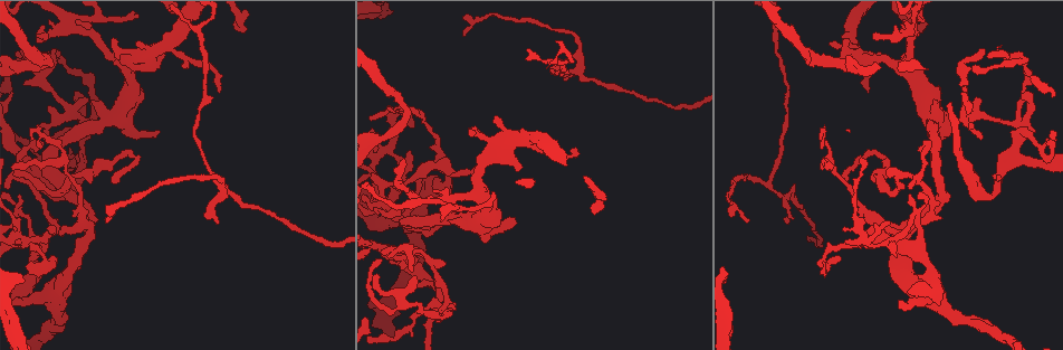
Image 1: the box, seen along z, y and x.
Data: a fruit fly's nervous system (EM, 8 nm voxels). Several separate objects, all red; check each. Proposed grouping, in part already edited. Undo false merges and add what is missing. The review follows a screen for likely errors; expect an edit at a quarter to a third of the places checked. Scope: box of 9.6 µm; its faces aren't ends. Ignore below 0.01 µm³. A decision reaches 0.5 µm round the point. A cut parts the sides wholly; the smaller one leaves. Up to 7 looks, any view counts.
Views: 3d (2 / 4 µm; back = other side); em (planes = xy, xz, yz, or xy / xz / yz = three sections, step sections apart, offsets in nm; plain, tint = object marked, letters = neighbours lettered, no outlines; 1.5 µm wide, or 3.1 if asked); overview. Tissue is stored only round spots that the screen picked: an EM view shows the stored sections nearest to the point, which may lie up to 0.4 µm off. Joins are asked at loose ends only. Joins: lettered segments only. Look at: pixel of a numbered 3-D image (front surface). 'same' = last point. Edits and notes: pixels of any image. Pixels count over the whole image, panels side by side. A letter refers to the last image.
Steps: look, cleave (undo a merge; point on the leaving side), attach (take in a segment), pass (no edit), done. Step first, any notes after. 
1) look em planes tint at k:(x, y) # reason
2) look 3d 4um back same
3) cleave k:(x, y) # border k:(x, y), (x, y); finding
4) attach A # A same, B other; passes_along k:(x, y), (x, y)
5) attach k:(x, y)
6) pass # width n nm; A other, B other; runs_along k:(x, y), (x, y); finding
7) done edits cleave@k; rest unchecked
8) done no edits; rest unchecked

look em xy step 8 tint at 1:(867, 90) # an open end

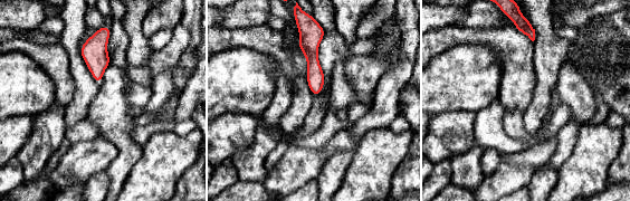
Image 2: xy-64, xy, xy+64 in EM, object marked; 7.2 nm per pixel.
look em planes letters same # cut it another way

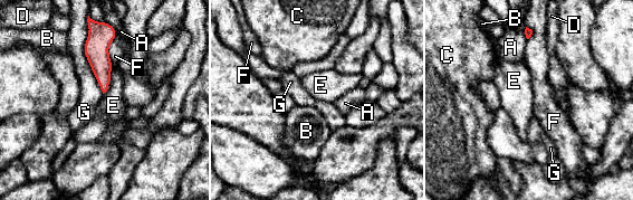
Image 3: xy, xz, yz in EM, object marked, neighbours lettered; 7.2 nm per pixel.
pass # A other, B other, C other, D other, E other, F other, G other; runs_along 3:(90, 22), (97, 30), (104, 88); none of them fits

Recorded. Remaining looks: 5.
look 3d 2um at 1:(462, 34) # branch stops here

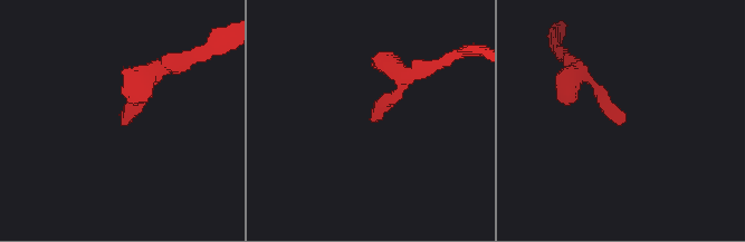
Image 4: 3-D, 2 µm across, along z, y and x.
look em yz step 4 letters at 4:(623, 123) # shape alone is not enough

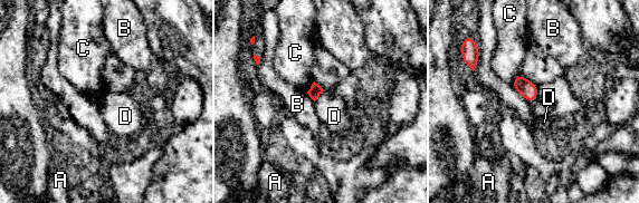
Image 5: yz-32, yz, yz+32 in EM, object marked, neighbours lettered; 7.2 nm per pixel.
pass # A other, B other, C other, D other; border 5:(324, 90), (314, 100); none of them fits

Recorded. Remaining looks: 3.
look em yz step 4 letters at 1:(788, 223) # thin end

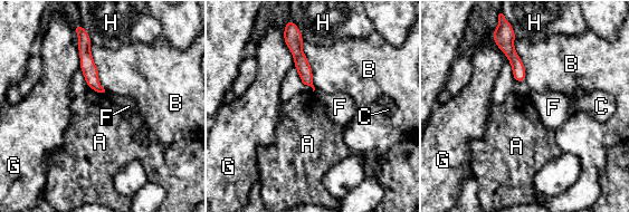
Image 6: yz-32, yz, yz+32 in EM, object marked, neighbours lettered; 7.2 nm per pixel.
look em planes letters same

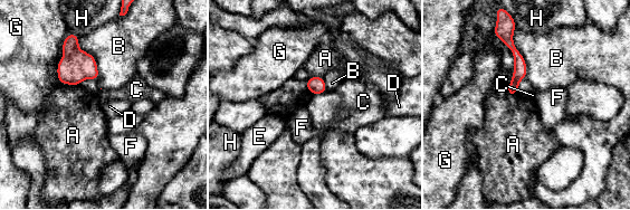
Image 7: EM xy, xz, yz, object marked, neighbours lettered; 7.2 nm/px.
pass # longest_contact B 340 nm; A other, B other, C other, D other, E other, F other, G other, H other; border 7:(59, 83), (78, 86); none of them fits

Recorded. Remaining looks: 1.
done no edits; rest unchecked

